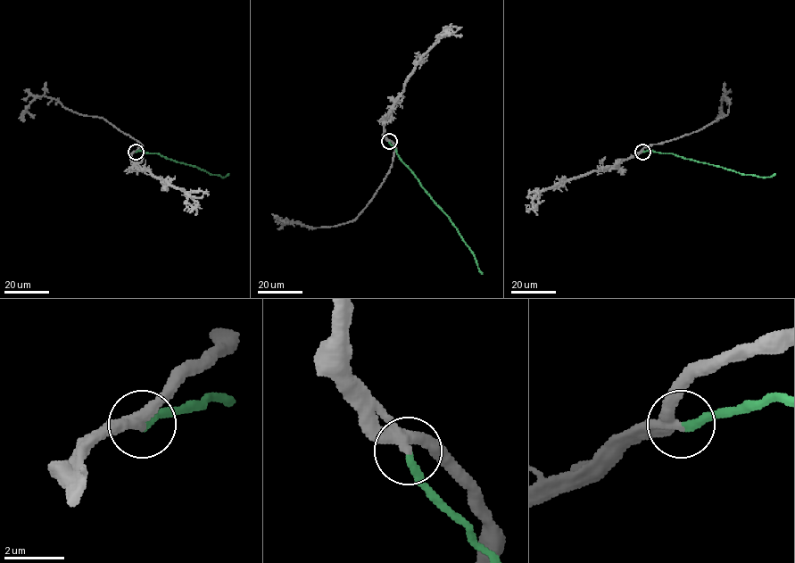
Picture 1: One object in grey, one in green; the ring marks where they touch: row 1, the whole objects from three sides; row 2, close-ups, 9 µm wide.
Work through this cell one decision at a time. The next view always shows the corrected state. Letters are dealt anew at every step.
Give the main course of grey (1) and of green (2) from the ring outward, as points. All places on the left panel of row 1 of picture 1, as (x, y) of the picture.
1: (136, 152), (140, 144), (109, 122), (78, 114), (49, 97), (38, 95), (23, 116), (19, 119)
2: (136, 152), (156, 153), (221, 177), (229, 174)

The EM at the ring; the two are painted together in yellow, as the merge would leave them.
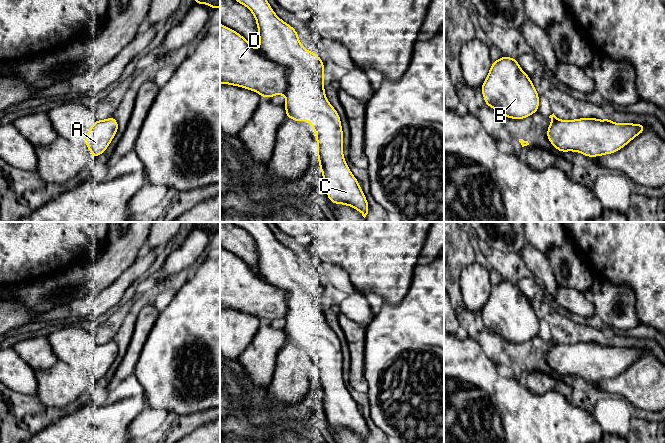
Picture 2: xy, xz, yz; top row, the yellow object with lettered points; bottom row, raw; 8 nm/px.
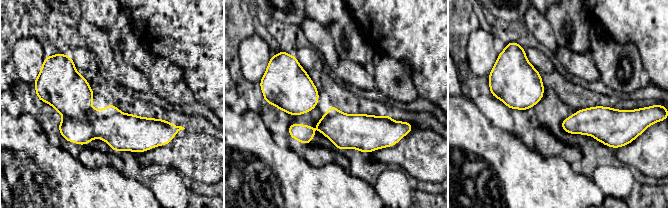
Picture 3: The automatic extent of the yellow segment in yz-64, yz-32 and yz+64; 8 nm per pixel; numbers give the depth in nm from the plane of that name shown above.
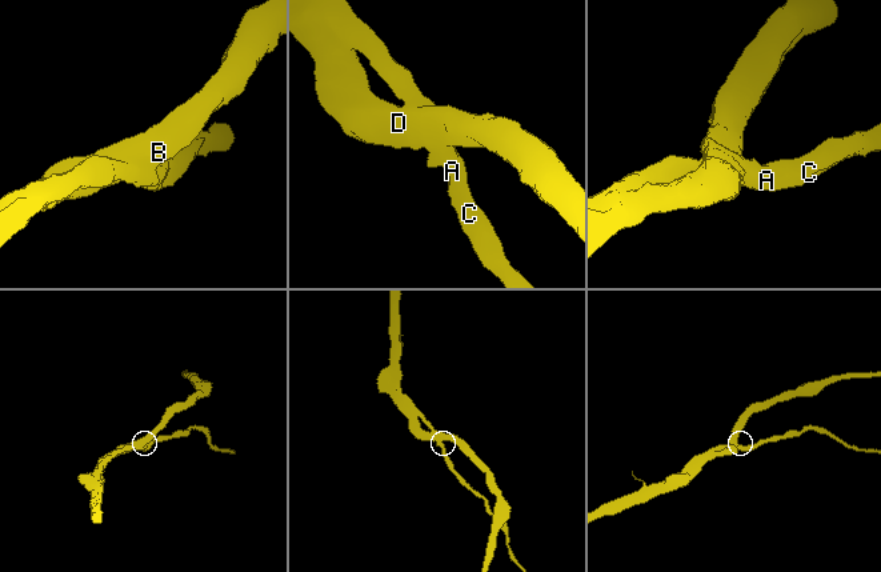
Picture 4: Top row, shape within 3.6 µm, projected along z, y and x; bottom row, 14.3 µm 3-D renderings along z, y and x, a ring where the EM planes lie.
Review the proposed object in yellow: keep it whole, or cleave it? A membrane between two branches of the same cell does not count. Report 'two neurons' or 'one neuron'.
one neuron

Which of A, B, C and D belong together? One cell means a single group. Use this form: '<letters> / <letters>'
A B C D

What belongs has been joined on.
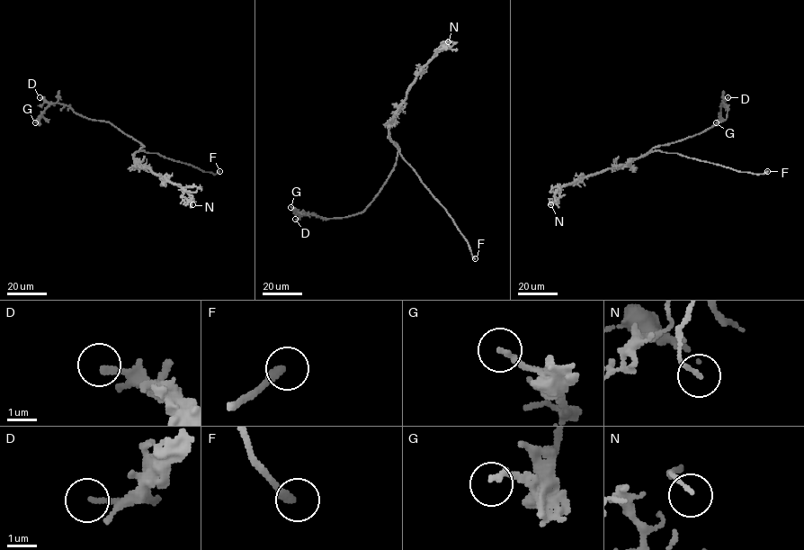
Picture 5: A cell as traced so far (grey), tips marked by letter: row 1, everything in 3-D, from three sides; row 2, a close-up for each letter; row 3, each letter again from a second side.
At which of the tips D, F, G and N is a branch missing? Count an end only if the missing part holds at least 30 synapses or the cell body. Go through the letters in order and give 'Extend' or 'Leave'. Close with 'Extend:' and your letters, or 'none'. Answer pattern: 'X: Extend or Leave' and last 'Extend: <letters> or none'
D: Leave
F: Extend
G: Leave
N: Leave
Extend: F

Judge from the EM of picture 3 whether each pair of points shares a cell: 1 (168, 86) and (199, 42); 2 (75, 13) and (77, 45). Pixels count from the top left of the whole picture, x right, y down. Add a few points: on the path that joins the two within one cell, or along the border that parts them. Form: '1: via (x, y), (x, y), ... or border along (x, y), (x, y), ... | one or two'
1: border along (161, 56), (182, 70), (184, 81), (190, 90) | two
2: border along (78, 37), (91, 50) | two

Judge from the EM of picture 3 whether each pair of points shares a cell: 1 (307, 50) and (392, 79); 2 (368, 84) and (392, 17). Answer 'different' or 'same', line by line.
1: different
2: different

